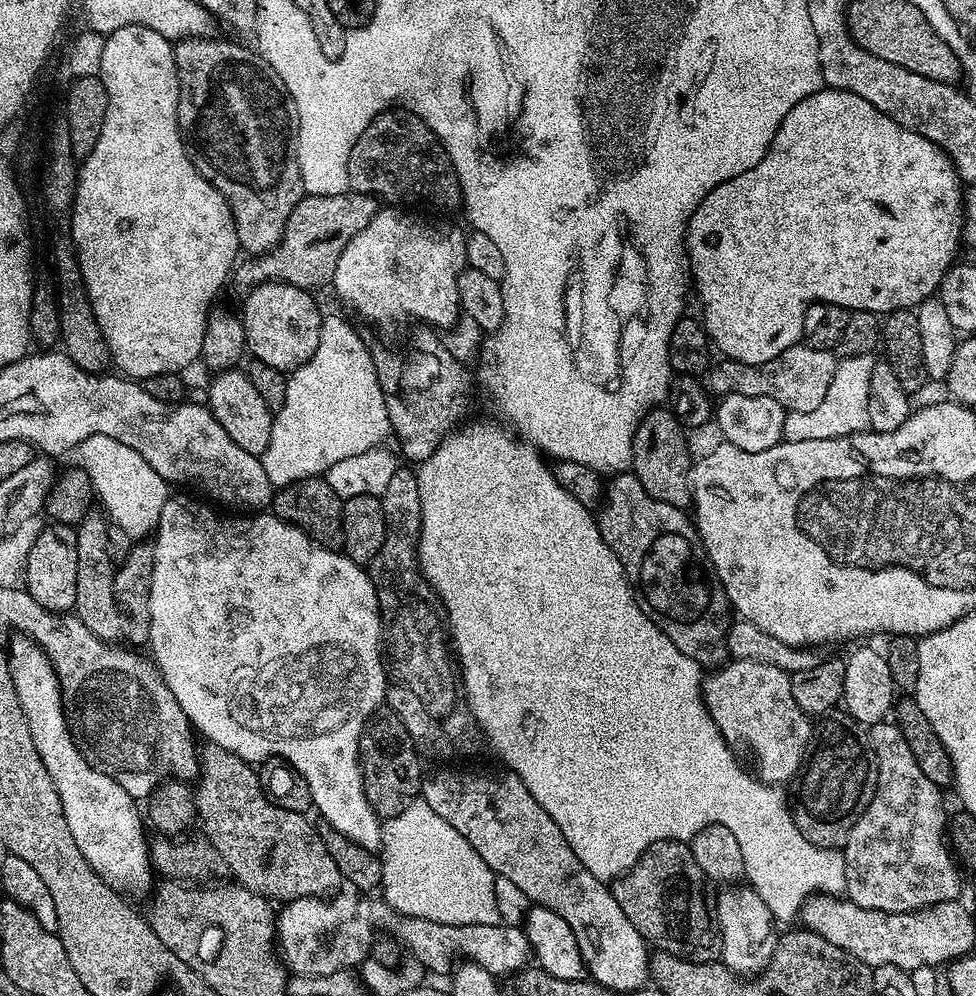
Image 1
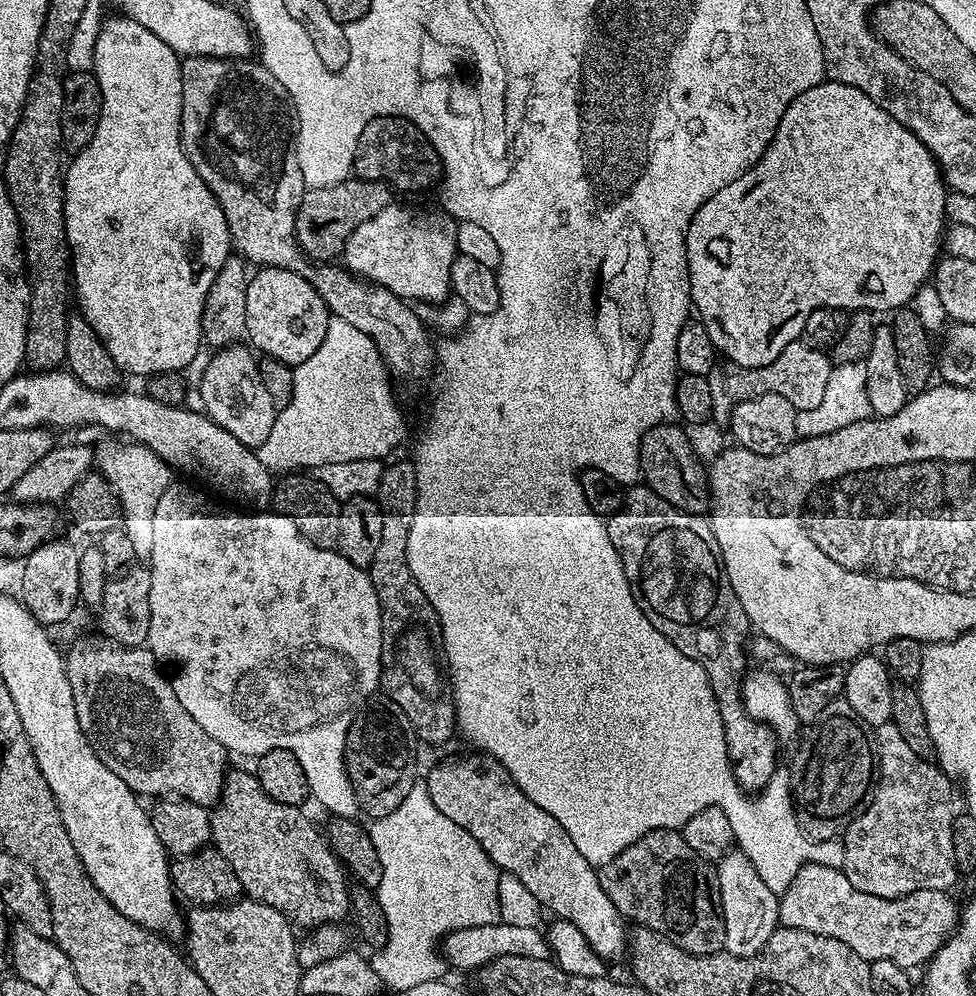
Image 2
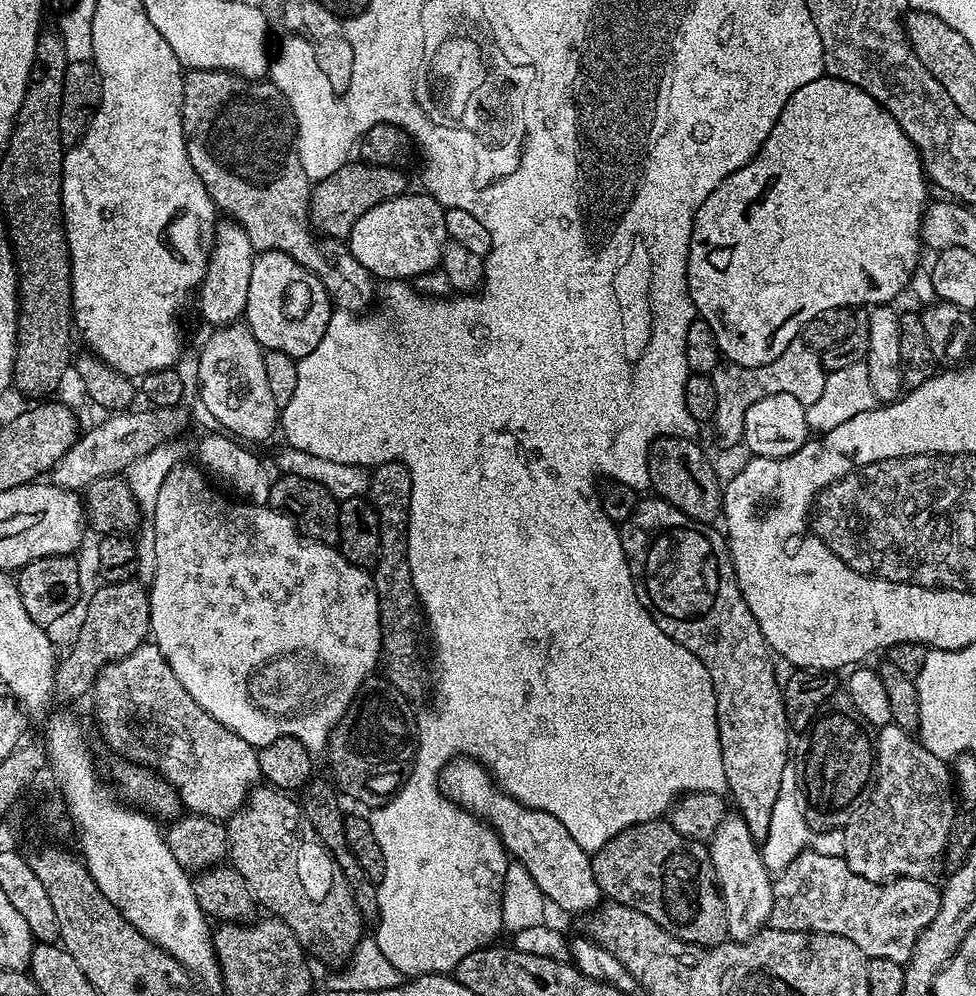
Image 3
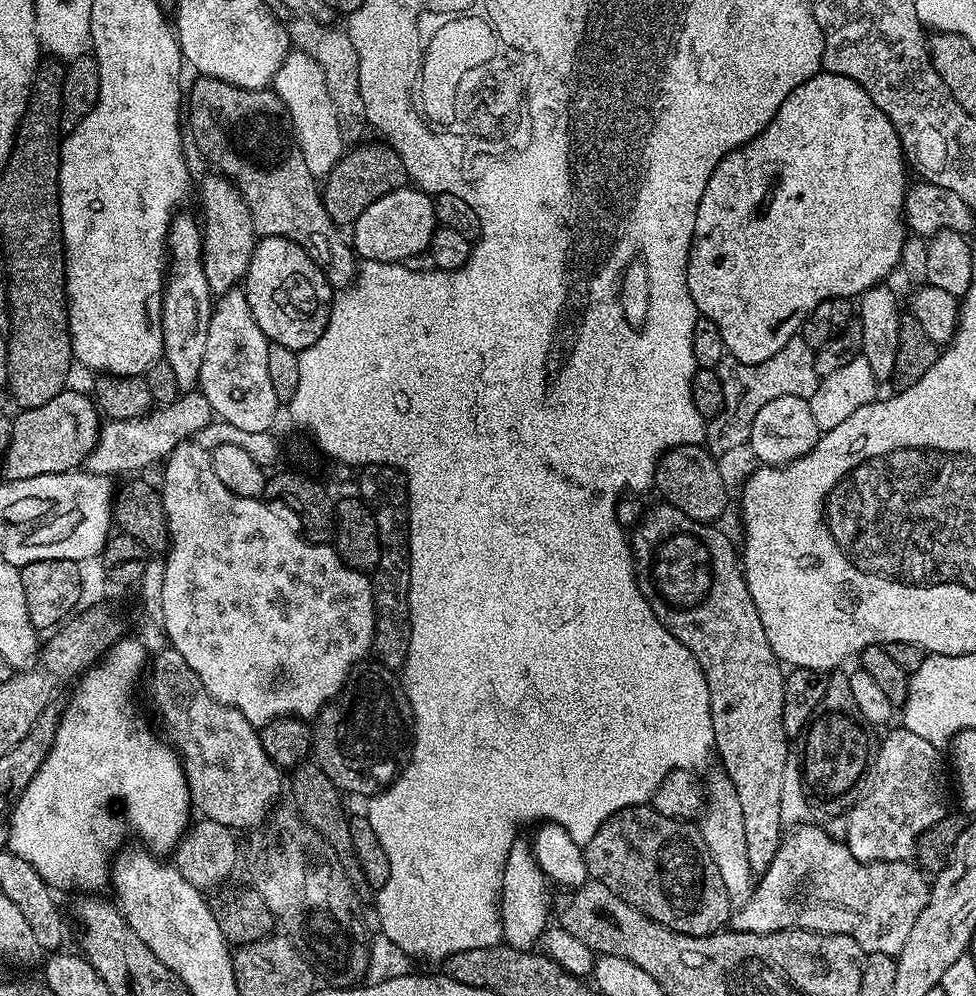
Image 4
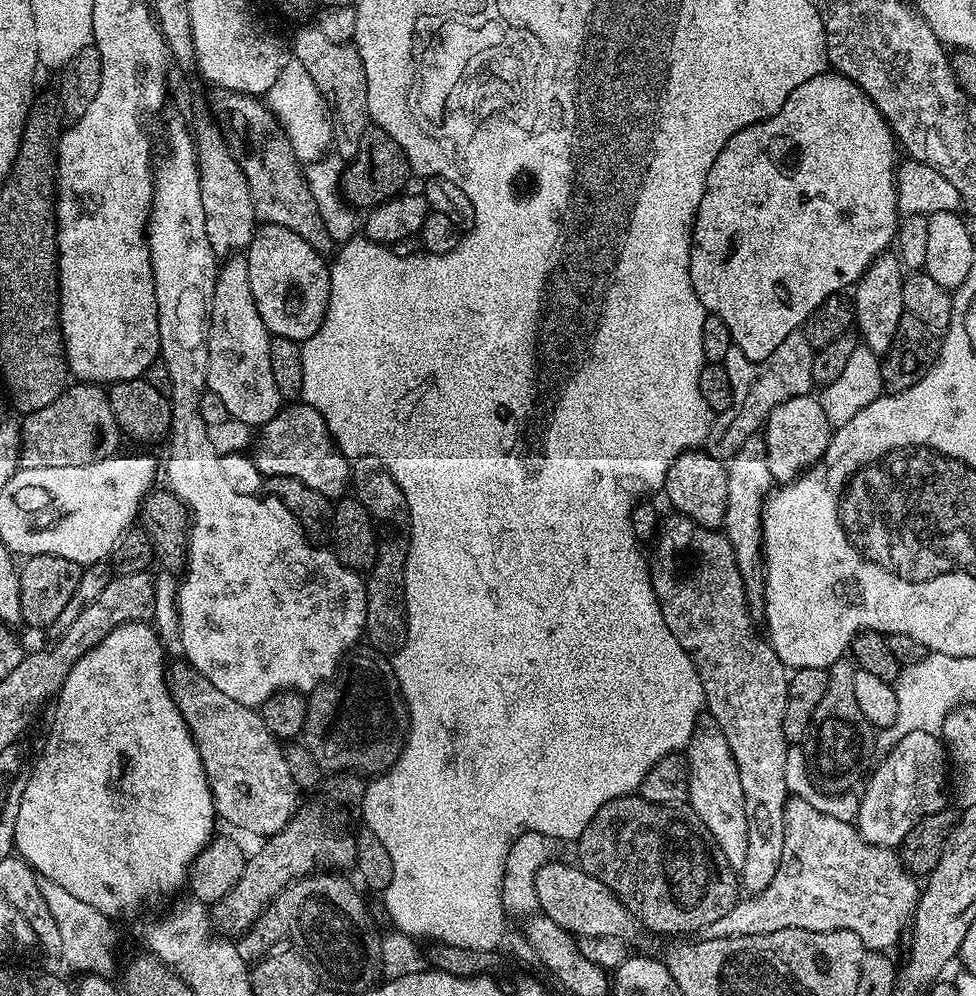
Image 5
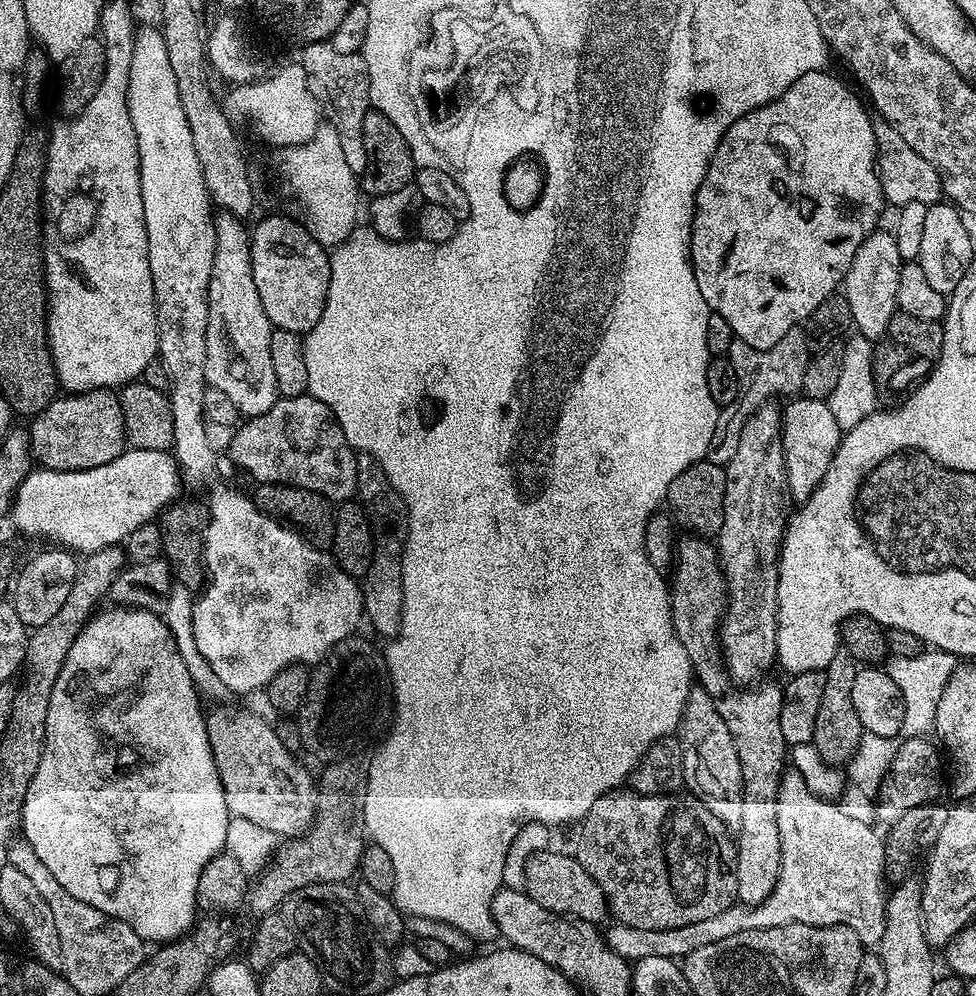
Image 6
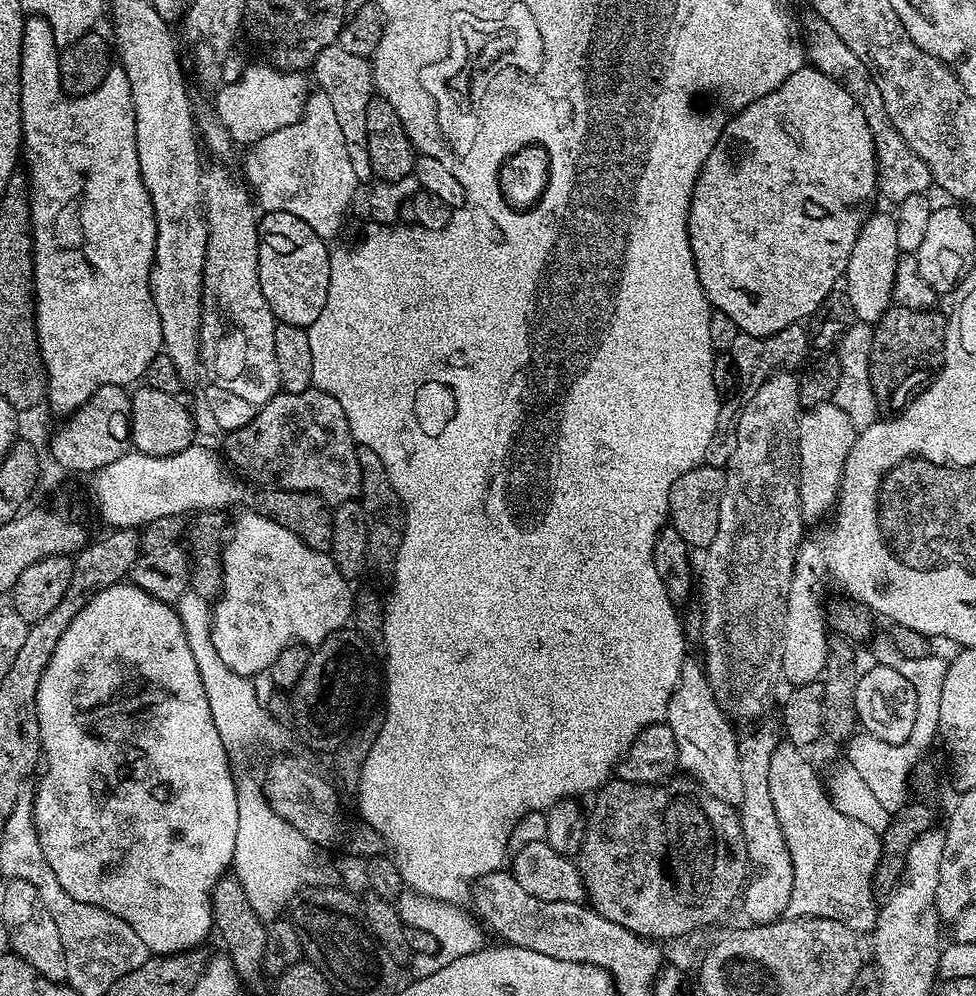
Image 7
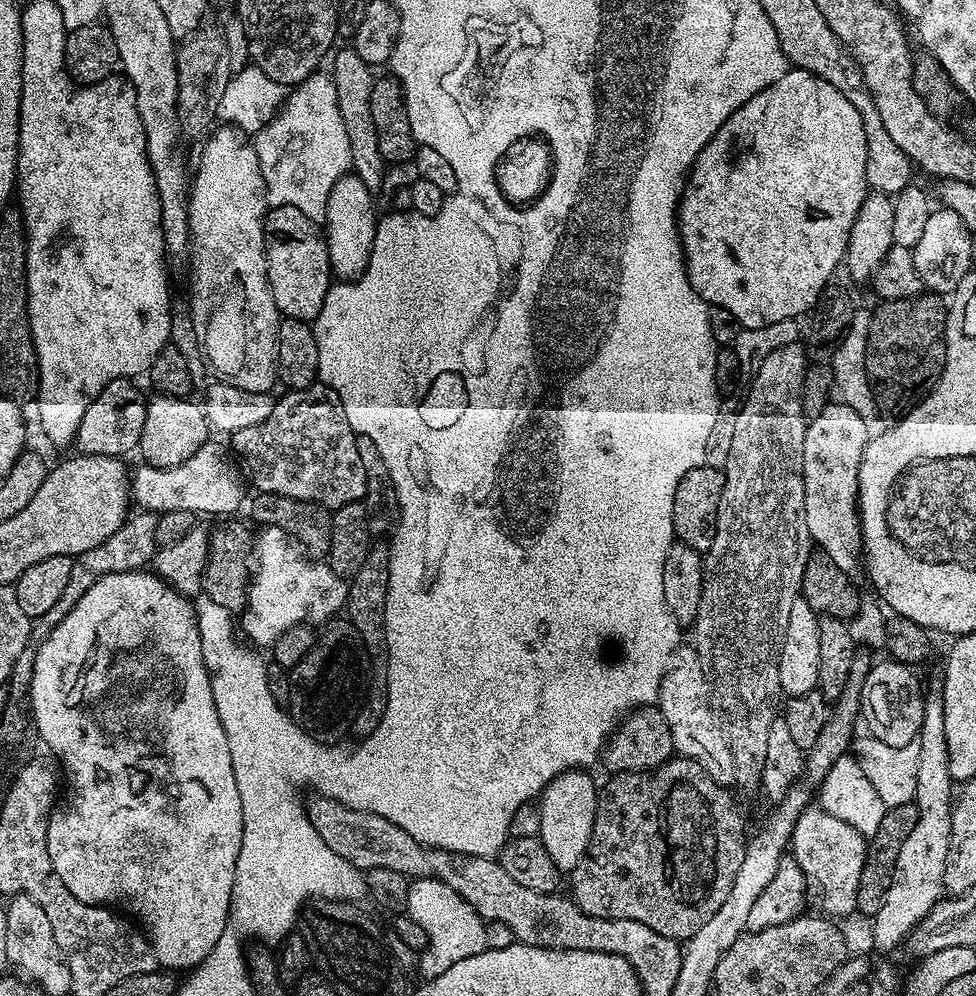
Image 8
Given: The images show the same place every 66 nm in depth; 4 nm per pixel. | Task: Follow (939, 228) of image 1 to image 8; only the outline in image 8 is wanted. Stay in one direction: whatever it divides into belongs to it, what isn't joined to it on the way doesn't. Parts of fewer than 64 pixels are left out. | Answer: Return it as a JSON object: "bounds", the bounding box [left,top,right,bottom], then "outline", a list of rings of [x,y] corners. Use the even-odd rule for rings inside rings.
{"bounds":[676,67,870,329],"outline":[[[789,67],[778,82],[770,82],[766,90],[755,92],[754,98],[730,118],[710,138],[710,142],[698,154],[692,164],[692,170],[686,177],[684,193],[680,195],[680,207],[676,210],[676,225],[680,231],[680,241],[684,247],[684,265],[688,271],[690,282],[694,290],[710,306],[722,306],[722,310],[730,310],[734,318],[738,318],[741,329],[761,328],[770,326],[774,322],[786,322],[803,317],[803,312],[808,312],[819,305],[825,288],[829,287],[836,267],[843,265],[848,251],[850,230],[854,226],[854,218],[858,218],[858,210],[870,191],[866,178],[866,126],[862,126],[862,114],[854,110],[854,105],[842,90],[834,90],[826,78],[818,78],[818,74],[810,74],[810,70]]]}

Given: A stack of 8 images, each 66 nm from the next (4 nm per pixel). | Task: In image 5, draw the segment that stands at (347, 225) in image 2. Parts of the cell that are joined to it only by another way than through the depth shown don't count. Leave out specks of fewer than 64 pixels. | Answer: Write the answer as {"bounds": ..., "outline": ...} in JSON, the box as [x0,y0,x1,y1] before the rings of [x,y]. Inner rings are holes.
{"bounds":[340,126,410,210],"outline":[[[370,126],[362,134],[362,142],[358,142],[358,154],[352,160],[347,161],[343,169],[343,176],[340,179],[343,199],[353,209],[371,210],[378,204],[384,204],[387,200],[393,200],[396,196],[405,191],[408,184],[410,169],[406,154],[386,134],[386,130]]]}

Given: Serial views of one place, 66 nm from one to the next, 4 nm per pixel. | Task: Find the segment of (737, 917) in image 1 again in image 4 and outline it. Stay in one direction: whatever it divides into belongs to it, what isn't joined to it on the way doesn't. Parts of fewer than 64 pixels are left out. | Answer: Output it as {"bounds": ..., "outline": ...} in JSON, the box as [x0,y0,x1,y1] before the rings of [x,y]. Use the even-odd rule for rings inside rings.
{"bounds":[699,770,754,906],"outline":[[[716,770],[708,784],[706,780],[703,820],[704,824],[699,825],[699,830],[710,850],[710,858],[714,858],[714,866],[718,866],[718,874],[722,874],[722,882],[726,882],[726,894],[733,905],[743,906],[752,897],[754,873],[750,866],[750,857],[746,854],[746,822],[742,818],[742,806],[738,803],[738,790],[722,770]]]}

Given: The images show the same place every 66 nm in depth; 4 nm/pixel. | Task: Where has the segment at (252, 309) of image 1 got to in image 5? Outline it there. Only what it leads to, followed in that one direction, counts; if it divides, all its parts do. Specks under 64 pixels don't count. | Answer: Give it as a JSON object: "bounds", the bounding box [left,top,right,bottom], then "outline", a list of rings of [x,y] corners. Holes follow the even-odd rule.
{"bounds":[246,223,330,342],"outline":[[[261,223],[257,227],[256,233],[252,236],[246,249],[246,259],[248,261],[248,269],[250,270],[250,294],[254,294],[254,306],[258,306],[258,314],[262,318],[262,322],[266,326],[266,330],[272,336],[281,336],[282,338],[290,338],[297,342],[309,340],[312,335],[322,326],[324,315],[328,309],[328,299],[330,298],[330,264],[321,253],[314,250],[314,246],[310,246],[310,242],[306,242],[306,238],[302,238],[302,234],[298,234],[294,230],[286,230],[286,226],[274,226],[273,224]]]}

